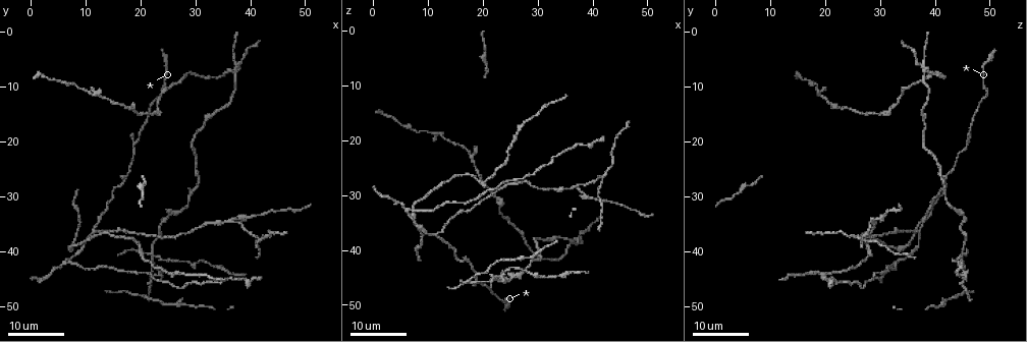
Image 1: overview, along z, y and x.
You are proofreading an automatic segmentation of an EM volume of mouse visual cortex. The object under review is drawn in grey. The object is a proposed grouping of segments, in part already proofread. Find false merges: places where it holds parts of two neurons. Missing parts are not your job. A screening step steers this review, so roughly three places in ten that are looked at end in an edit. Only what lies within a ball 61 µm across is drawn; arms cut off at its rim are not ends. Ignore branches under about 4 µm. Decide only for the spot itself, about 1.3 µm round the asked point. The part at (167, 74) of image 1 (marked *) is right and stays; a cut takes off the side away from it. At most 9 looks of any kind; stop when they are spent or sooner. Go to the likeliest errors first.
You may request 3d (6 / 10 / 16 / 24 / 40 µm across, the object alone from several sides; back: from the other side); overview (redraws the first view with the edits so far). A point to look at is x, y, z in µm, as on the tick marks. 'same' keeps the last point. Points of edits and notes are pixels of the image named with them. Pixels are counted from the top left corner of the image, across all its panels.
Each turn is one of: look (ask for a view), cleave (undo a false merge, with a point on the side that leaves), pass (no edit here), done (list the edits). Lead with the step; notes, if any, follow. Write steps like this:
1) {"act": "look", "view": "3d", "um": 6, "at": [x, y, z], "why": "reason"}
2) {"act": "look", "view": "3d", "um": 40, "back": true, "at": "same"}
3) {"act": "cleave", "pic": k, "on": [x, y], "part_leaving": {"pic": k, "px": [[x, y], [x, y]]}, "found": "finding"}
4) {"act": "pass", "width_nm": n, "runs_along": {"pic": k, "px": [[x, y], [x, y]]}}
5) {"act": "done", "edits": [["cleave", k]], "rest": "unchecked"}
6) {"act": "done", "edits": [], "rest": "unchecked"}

{"act": "look", "view": "3d", "um": 16, "at": [37.0, 7.0, 37.5], "why": "four or more arms meet"}

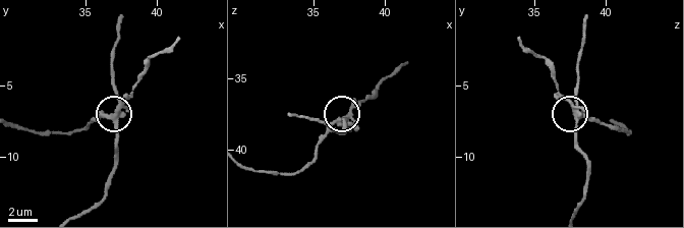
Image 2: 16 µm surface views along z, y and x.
{"act": "look", "view": "3d", "um": 6, "at": [36.8, 7.0, 38.0]}

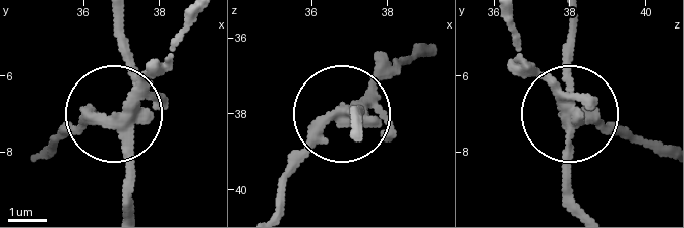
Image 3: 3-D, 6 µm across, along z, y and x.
{"act": "cleave", "pic": 3, "on": [133, 171], "arms": 4, "part_leaving": {"pic": 3, "px": [[125, 118], [125, 203]]}, "found": "two neurons meet here"}

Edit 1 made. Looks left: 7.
{"act": "look", "view": "overview"}

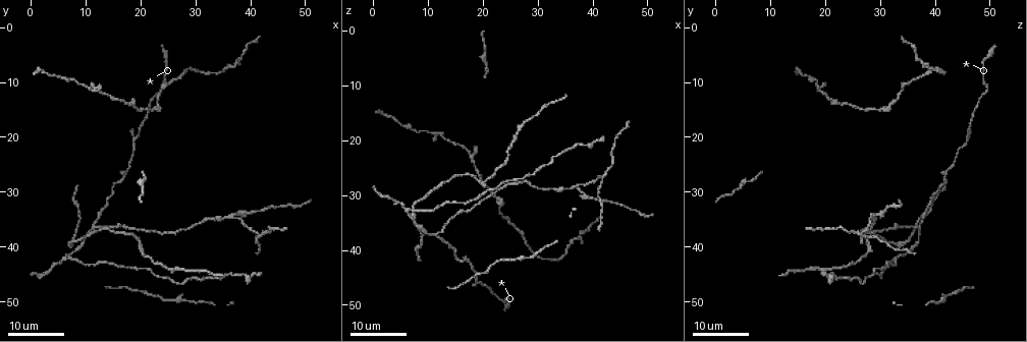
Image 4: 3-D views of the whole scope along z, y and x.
{"act": "look", "view": "3d", "um": 16, "at": [11.5, 36.0, 37.0]}

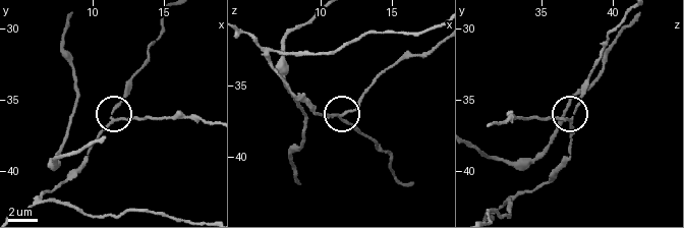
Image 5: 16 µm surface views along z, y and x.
{"act": "look", "view": "3d", "um": 6, "at": [11.6, 36.4, 36.8]}

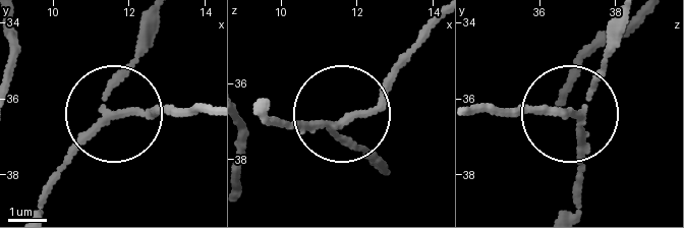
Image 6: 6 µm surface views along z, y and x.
{"act": "cleave", "pic": 6, "on": [157, 114], "side_arm_um": 55, "arms": 3, "found": "a second neuron is stuck on"}

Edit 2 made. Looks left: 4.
{"act": "look", "view": "3d", "um": 24, "at": [11.0, 11.0, 18.5], "why": "small branch off a trunk"}

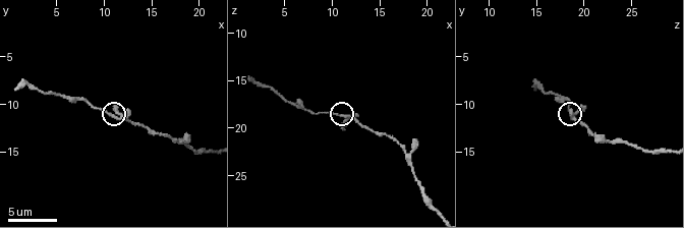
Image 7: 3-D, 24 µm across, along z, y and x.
{"act": "look", "view": "3d", "um": 6, "at": [11.0, 11.0, 18.6], "why": "zoom in"}

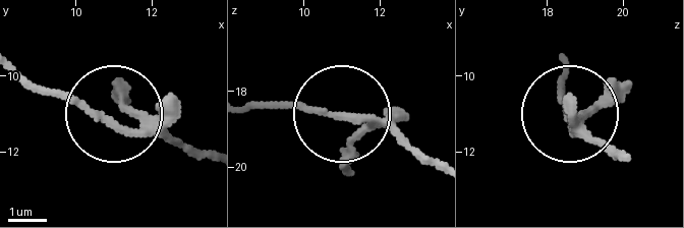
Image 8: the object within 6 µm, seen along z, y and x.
{"act": "pass", "arms": 3, "runs_along": {"pic": 8, "px": [[211, 158], [30, 83]]}, "found": "continuous, no second neuron"}

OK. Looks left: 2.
{"act": "look", "view": "3d", "um": 16, "at": [22.0, 15.5, 30.5], "why": "thick turns thin"}

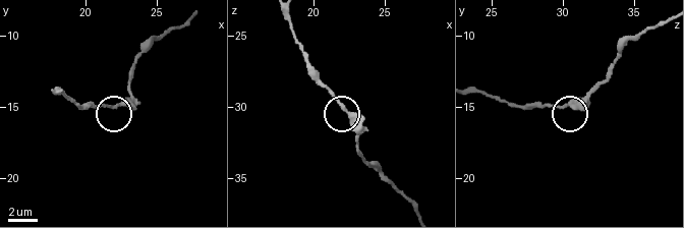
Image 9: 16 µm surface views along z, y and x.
{"act": "look", "view": "3d", "um": 10, "at": [22.2, 15.0, 30.0], "why": "zoom in"}

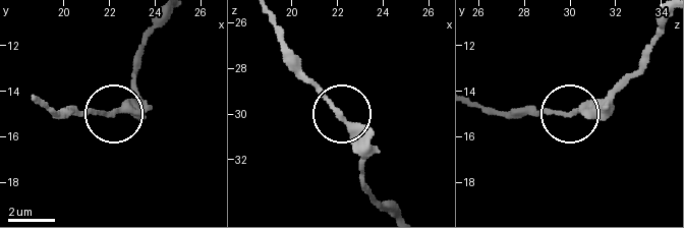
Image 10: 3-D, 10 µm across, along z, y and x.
{"act": "pass", "width_nm": 270, "found": "one neuron here"}

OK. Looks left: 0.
{"act": "done", "edits": [["cleave", 3], ["cleave", 6]], "rest": "unchecked"}

